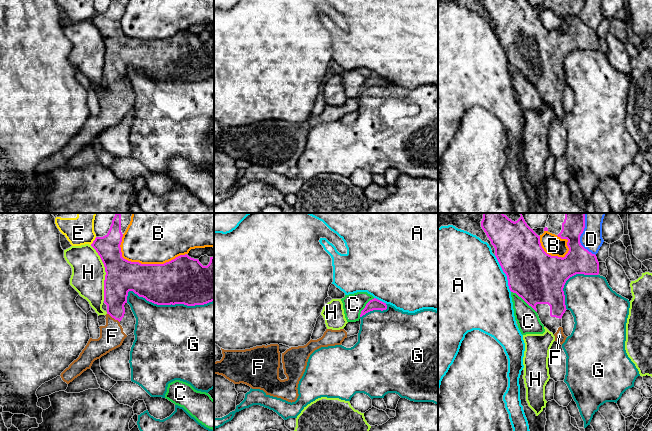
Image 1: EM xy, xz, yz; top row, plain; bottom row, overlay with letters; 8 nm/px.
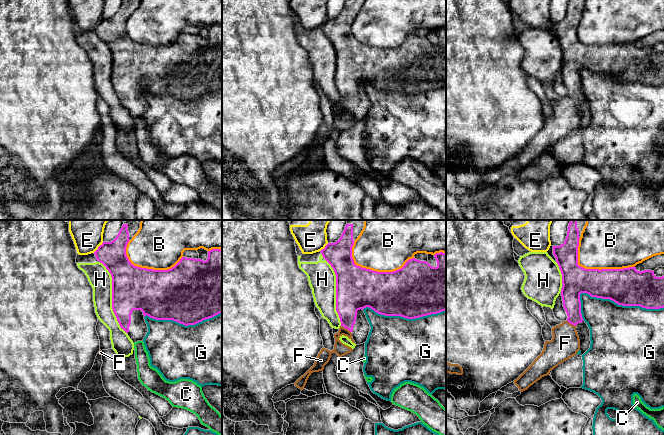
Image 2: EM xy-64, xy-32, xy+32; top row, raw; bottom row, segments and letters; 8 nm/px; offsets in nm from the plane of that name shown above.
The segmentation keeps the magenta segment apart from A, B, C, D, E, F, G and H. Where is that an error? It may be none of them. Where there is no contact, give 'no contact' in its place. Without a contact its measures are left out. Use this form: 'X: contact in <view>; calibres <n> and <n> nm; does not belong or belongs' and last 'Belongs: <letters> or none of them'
A: contact in yz; calibres 400 and 480 nm; does not belong
B: contact in xy; calibres 340 and 480 nm; does not belong
C: contact in yz; calibres 420 and 180 nm; does not belong
D: contact in yz; calibres 220 and 180 nm; does not belong
E: contact in xy; calibres 190 and 220 nm; does not belong
F: contact in xy; calibres 200 and 190 nm; belongs
G: contact in xy; calibres 380 and 500 nm; does not belong
H: contact in xy; calibres 260 and 280 nm; does not belong
Belongs: F

